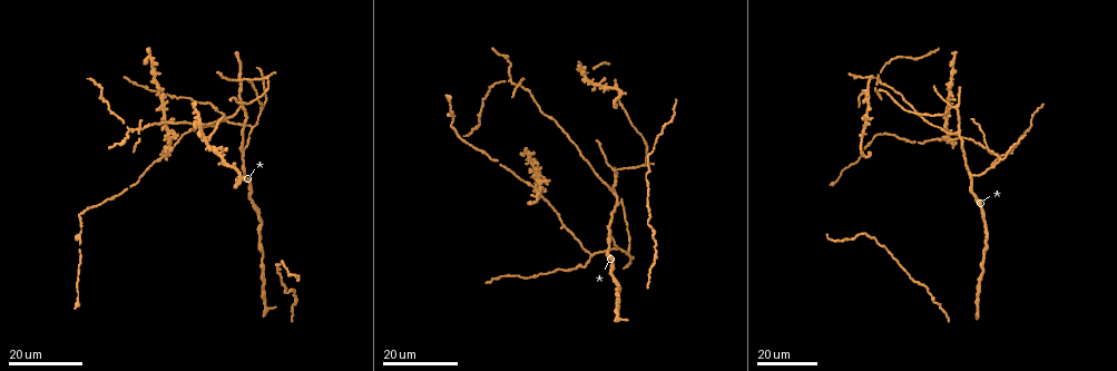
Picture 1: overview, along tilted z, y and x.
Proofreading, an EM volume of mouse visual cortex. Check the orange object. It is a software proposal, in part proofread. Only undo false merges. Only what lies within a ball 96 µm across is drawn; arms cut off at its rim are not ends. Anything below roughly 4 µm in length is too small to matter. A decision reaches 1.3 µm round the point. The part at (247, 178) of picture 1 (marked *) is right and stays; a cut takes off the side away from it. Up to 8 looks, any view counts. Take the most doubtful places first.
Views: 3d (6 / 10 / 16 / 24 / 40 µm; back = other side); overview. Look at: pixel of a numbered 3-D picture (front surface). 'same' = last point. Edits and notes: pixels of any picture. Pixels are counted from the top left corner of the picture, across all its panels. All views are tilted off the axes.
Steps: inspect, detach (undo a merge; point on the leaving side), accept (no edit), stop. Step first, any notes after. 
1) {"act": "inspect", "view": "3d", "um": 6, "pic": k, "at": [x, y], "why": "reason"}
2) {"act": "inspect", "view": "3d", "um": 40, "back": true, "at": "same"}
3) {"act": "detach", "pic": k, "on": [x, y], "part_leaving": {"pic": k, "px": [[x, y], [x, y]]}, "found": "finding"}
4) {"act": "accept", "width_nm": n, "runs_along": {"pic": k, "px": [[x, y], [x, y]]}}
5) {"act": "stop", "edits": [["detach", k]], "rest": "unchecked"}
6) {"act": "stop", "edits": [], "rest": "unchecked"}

{"act": "inspect", "view": "3d", "um": 16, "pic": 1, "at": [137, 130], "why": "four or more arms meet"}

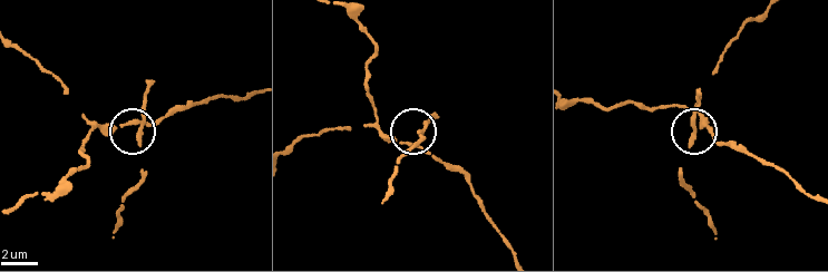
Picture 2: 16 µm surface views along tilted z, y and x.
{"act": "inspect", "view": "3d", "um": 6, "pic": 2, "at": [130, 122]}

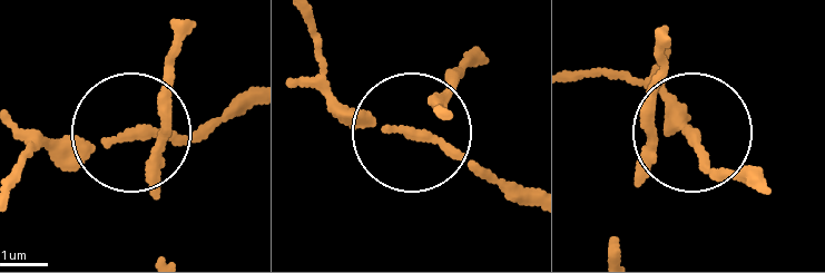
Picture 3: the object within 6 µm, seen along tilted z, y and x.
{"act": "accept", "side_arm_um": 10, "found": "continuous, no second neuron"}

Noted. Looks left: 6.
{"act": "inspect", "view": "3d", "um": 16, "pic": 1, "at": [990, 165], "why": "three-way junction"}

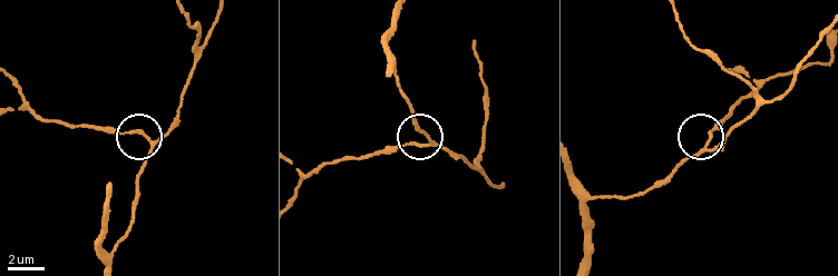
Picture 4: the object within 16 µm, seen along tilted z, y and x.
{"act": "inspect", "view": "3d", "um": 6, "pic": 4, "at": [433, 144]}

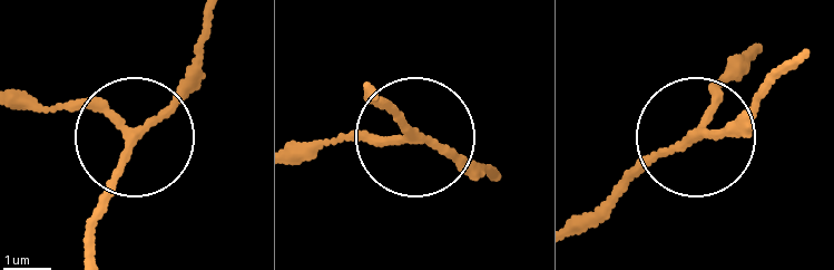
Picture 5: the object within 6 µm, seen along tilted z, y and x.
{"act": "accept", "runs_along": {"pic": 5, "px": [[576, 218], [669, 146], [754, 102]]}, "found": "all the same neuron"}

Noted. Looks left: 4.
{"act": "inspect", "view": "3d", "um": 24, "pic": 1, "at": [970, 175]}

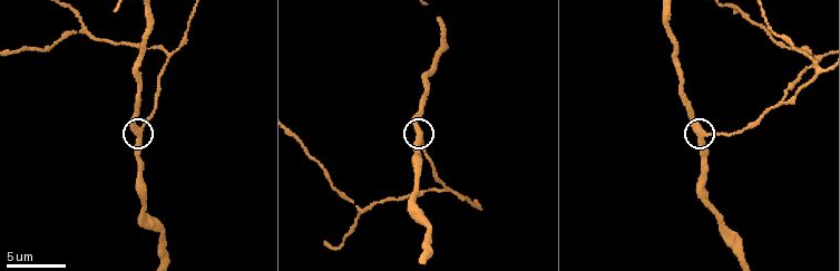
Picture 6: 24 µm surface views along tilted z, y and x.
{"act": "inspect", "view": "3d", "um": 6, "pic": 6, "at": [142, 129]}

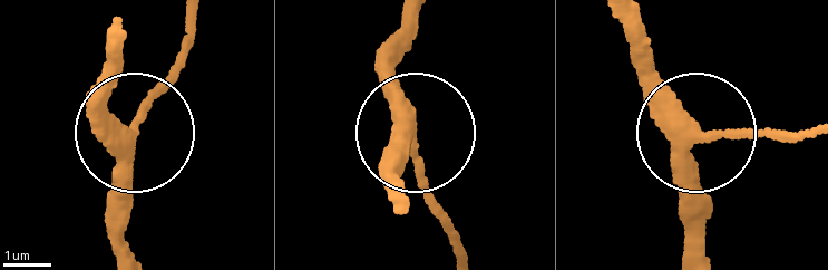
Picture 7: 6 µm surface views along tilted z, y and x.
{"act": "accept", "runs_along": {"pic": 7, "px": [[694, 249], [698, 137], [796, 136]]}, "found": "all the same neuron"}

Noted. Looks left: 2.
{"act": "inspect", "view": "3d", "um": 24, "pic": 1, "at": [613, 174], "why": "three-way junction"}

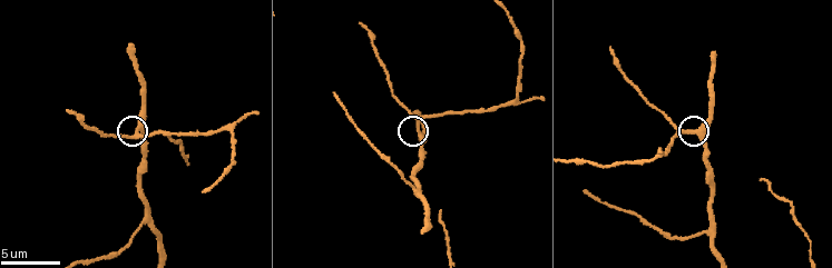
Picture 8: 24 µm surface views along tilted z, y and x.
{"act": "inspect", "view": "3d", "um": 6, "pic": 8, "at": [693, 130]}

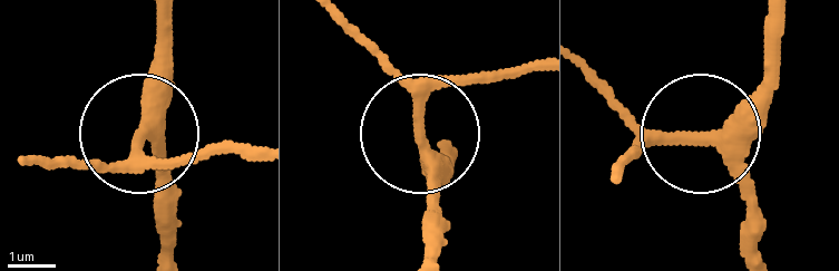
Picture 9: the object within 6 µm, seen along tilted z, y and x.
{"act": "accept", "arms": 3, "runs_along": {"pic": 9, "px": [[755, 245], [752, 202], [706, 136], [777, 71]]}, "found": "continuous, no second neuron"}

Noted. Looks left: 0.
{"act": "stop", "edits": [], "rest": "unchecked"}

